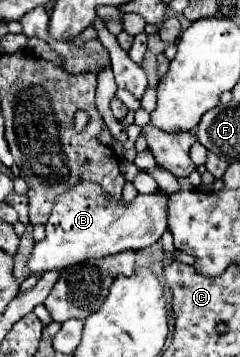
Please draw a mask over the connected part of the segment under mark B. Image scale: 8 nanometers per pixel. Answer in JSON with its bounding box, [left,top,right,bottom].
[29,181,169,271]

